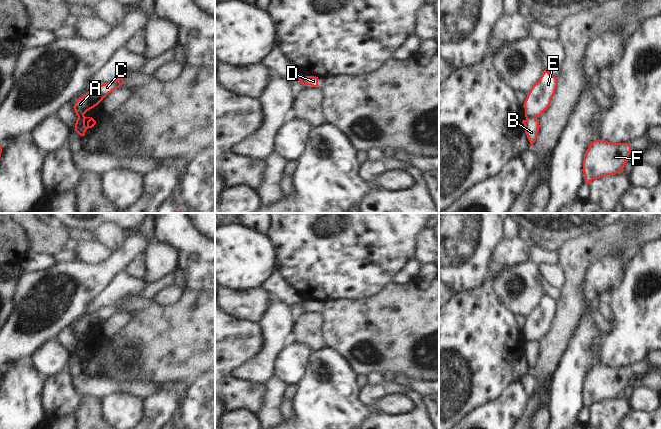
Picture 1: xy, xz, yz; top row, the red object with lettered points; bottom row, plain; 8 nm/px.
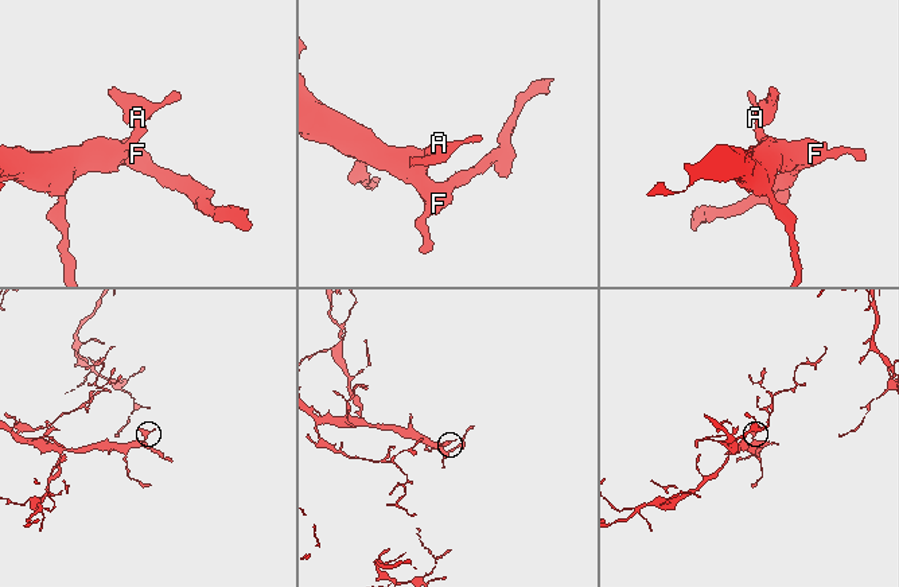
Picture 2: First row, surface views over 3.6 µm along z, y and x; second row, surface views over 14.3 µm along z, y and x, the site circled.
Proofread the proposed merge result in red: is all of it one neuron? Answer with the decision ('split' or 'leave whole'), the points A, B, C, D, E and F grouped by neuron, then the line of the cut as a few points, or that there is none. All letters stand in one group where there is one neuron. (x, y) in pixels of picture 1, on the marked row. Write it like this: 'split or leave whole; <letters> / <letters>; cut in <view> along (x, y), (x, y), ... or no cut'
split; A C E / B D F; cut in yz along (526, 116), (534, 117)

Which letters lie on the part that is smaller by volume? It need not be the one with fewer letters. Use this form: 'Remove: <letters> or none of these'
Remove: A, C, E

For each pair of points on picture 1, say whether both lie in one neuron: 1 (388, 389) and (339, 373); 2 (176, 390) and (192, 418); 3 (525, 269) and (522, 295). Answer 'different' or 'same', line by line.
1: different
2: different
3: same

